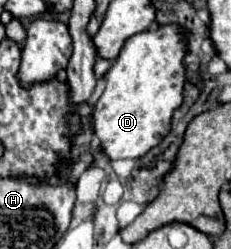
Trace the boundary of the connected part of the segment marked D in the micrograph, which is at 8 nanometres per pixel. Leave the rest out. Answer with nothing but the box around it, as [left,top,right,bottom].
[92,24,186,160]

